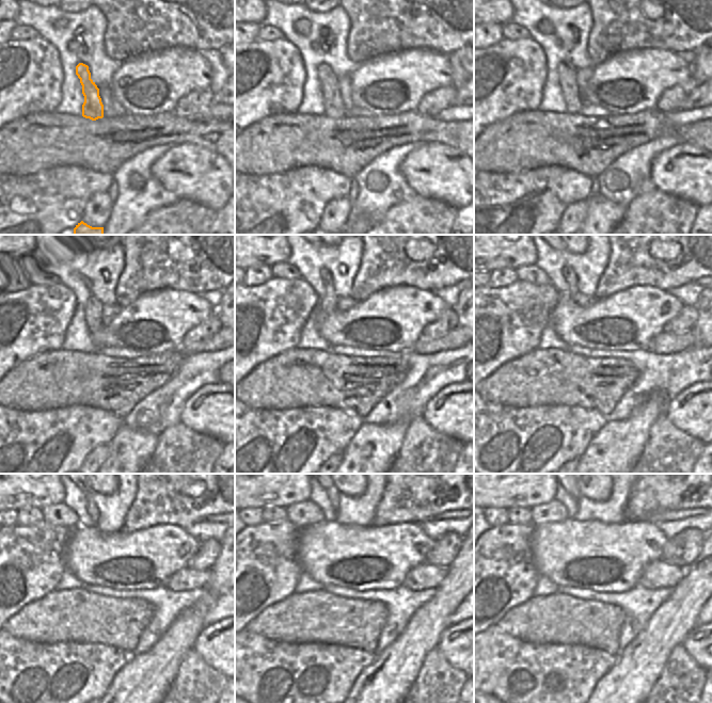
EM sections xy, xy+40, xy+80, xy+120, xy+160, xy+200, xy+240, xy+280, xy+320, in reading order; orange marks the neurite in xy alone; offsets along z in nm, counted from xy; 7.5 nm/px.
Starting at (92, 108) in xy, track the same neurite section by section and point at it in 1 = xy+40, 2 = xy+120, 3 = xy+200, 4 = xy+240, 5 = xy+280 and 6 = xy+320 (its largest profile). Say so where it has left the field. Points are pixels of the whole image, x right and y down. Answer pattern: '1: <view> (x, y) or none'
1: xy+40 (333, 107)
2: xy+120 (93, 307)
3: xy+200 (569, 275)
4: xy+240 (91, 508)
5: xy+280 (333, 495)
6: xy+320 (575, 495)

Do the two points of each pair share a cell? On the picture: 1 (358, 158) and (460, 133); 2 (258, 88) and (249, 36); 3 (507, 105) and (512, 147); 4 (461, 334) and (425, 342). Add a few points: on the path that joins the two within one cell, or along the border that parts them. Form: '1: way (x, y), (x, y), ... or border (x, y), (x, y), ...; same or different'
1: way (383, 141), (411, 133), (434, 133); same
2: border (256, 38), (246, 45); different
3: border (533, 110), (512, 113), (486, 127); different
4: way (453, 339), (447, 342), (433, 342); same

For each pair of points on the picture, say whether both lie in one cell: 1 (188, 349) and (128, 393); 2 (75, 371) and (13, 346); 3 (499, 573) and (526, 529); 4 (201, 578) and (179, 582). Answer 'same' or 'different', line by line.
1: different
2: different
3: same
4: same

